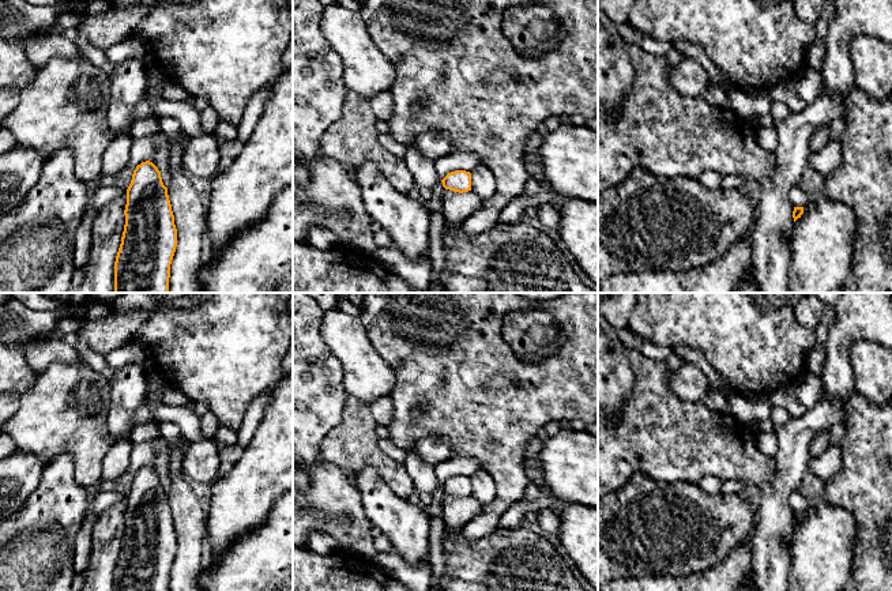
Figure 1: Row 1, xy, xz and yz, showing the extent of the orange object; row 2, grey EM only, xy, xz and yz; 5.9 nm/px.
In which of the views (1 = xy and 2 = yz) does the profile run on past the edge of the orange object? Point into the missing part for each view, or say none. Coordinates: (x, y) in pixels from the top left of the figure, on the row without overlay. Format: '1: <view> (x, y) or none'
1: none
2: none

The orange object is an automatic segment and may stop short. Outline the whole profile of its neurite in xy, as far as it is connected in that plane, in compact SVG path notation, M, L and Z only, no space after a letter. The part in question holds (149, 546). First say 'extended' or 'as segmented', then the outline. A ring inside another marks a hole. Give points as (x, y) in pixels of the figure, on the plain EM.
as segmented; M153 467L133 475L124 520L114 591L169 591L177 534L168 493Z

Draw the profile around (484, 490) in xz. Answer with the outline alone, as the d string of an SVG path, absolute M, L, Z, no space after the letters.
M478 470L471 477L471 496L482 505L490 504L496 498L496 483L488 471Z

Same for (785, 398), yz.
M786 385L775 391L771 400L775 406L786 409L790 418L799 418L806 410L797 399L794 385Z

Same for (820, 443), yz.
M824 430L818 433L809 445L809 456L818 458L829 447L831 430Z

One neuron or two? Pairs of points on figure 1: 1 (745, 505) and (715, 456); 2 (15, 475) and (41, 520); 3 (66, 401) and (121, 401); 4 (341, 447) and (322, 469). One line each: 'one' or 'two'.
1: two
2: two
3: two
4: two

